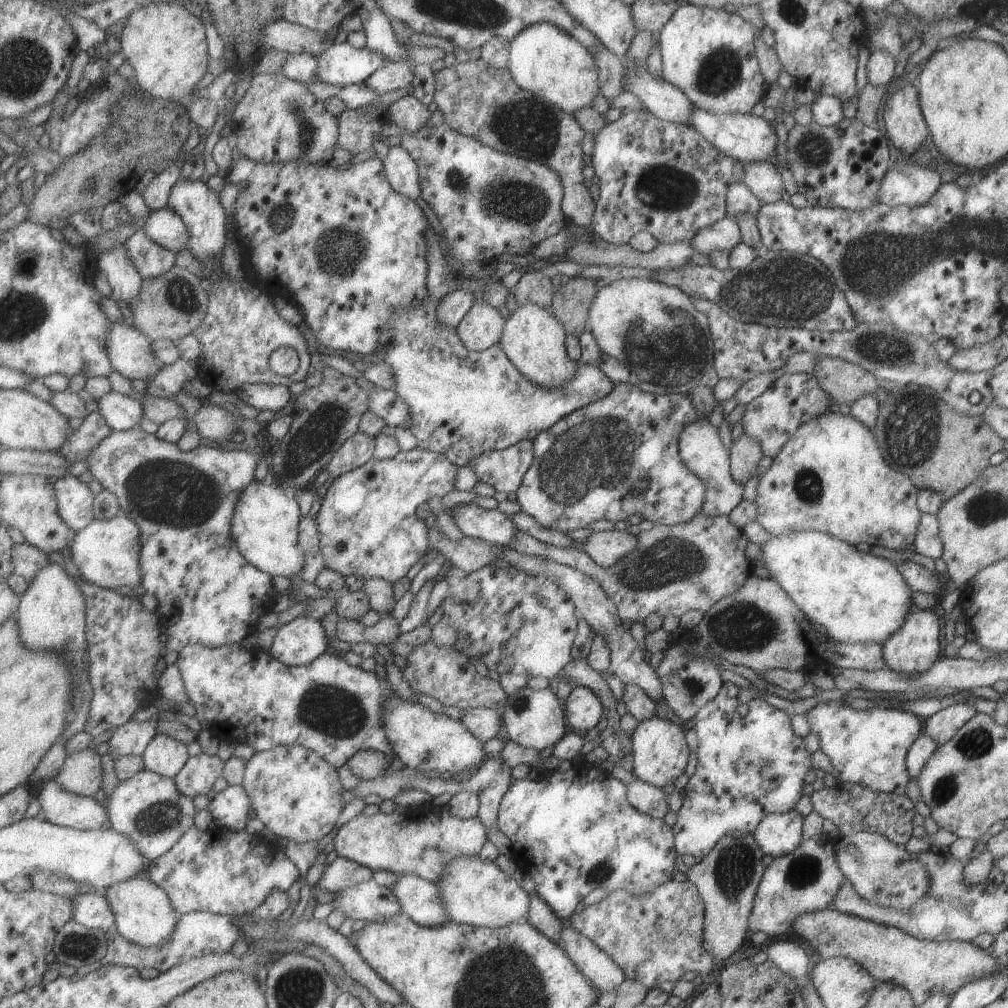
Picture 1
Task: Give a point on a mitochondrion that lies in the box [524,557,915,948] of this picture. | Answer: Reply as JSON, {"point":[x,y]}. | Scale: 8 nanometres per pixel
{"point":[743,626]}

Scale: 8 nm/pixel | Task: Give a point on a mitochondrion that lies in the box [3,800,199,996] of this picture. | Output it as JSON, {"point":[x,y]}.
{"point":[75,947]}

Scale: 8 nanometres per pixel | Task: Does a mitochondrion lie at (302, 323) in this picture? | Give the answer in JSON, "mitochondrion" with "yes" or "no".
{"mitochondrion":"no"}

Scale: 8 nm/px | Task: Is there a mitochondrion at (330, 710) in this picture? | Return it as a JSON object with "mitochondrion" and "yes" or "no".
{"mitochondrion":"yes"}

